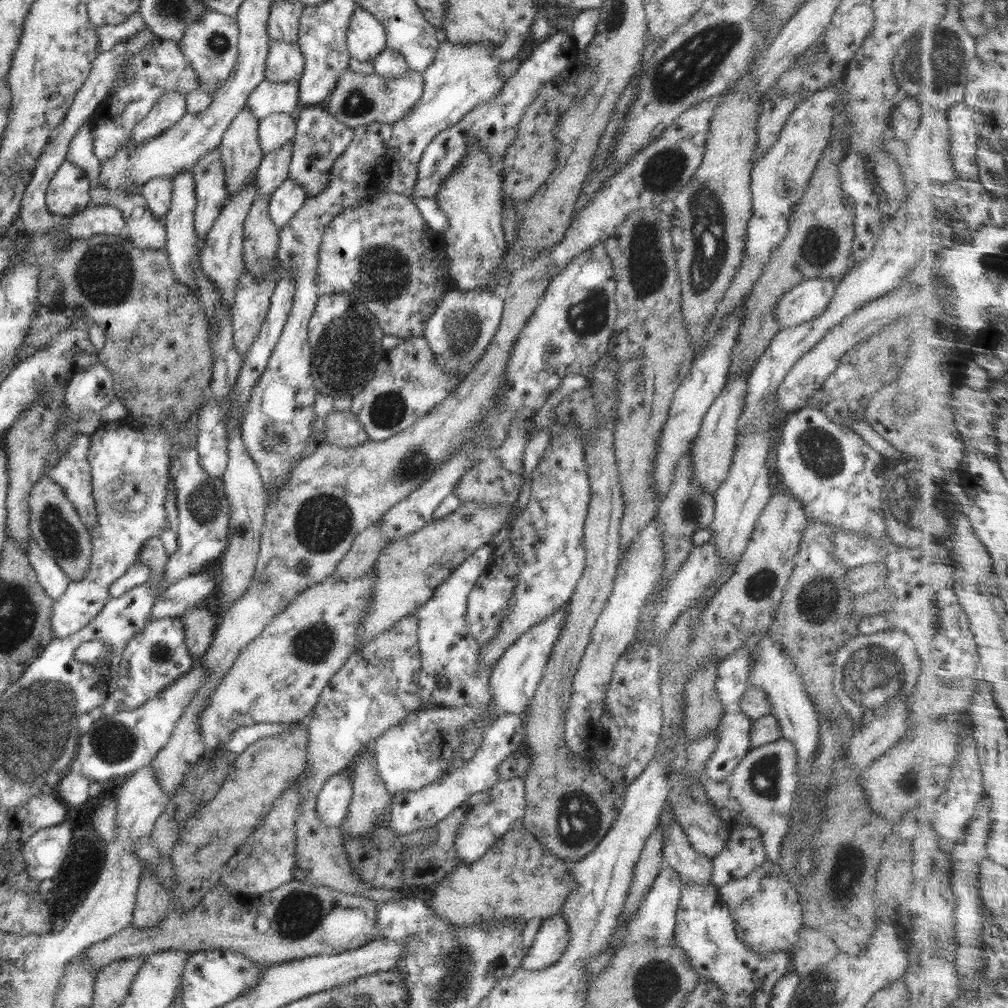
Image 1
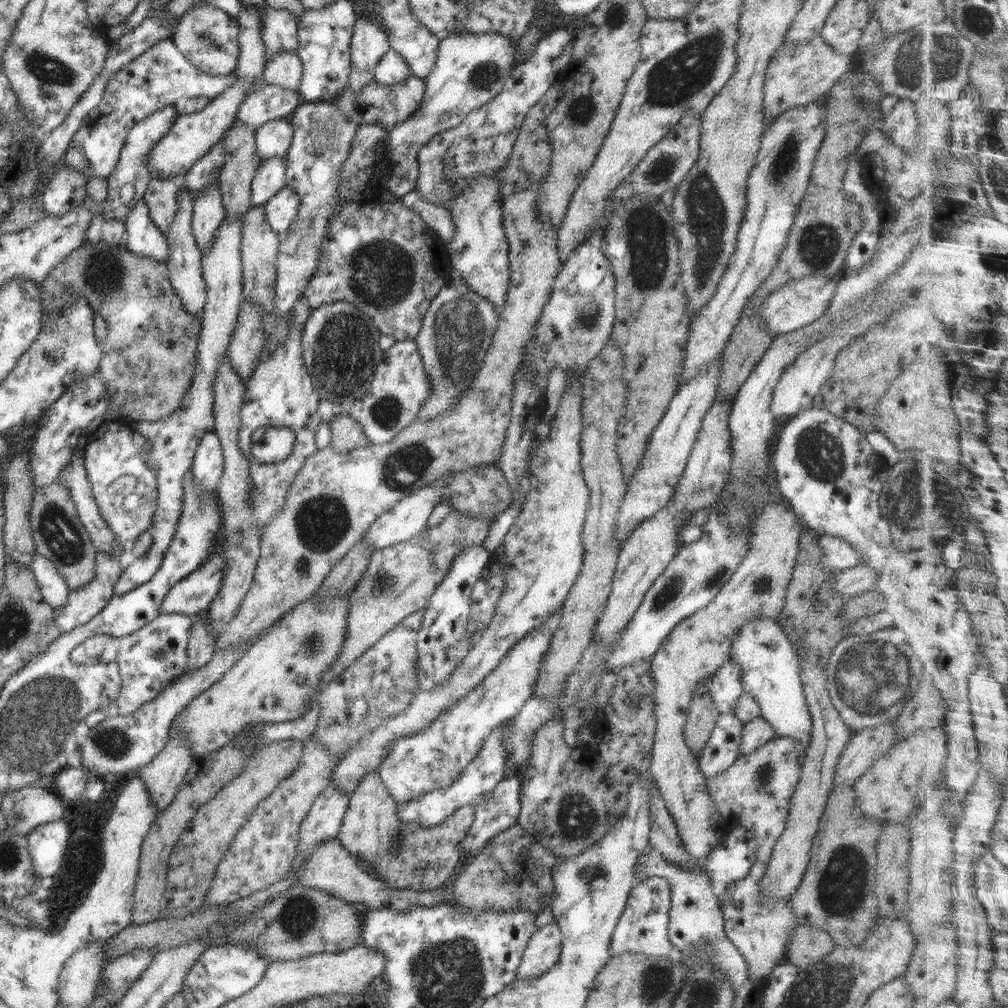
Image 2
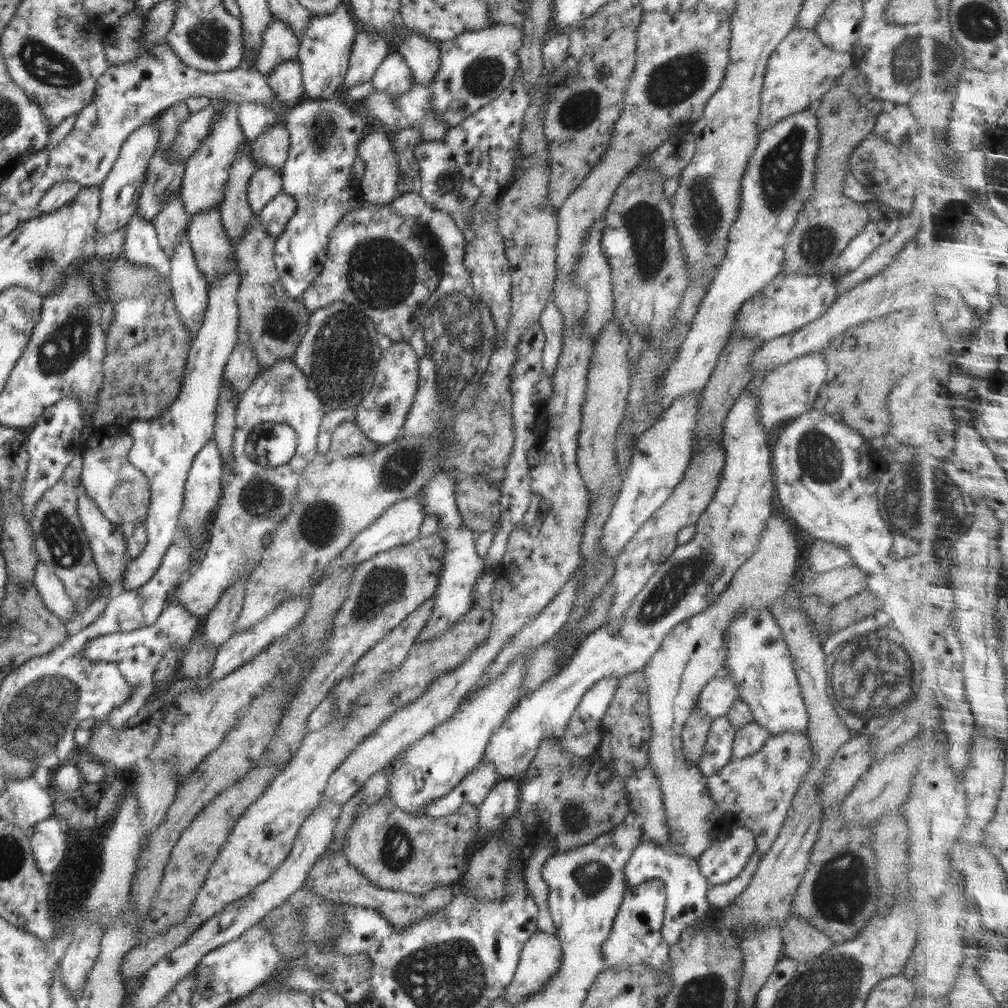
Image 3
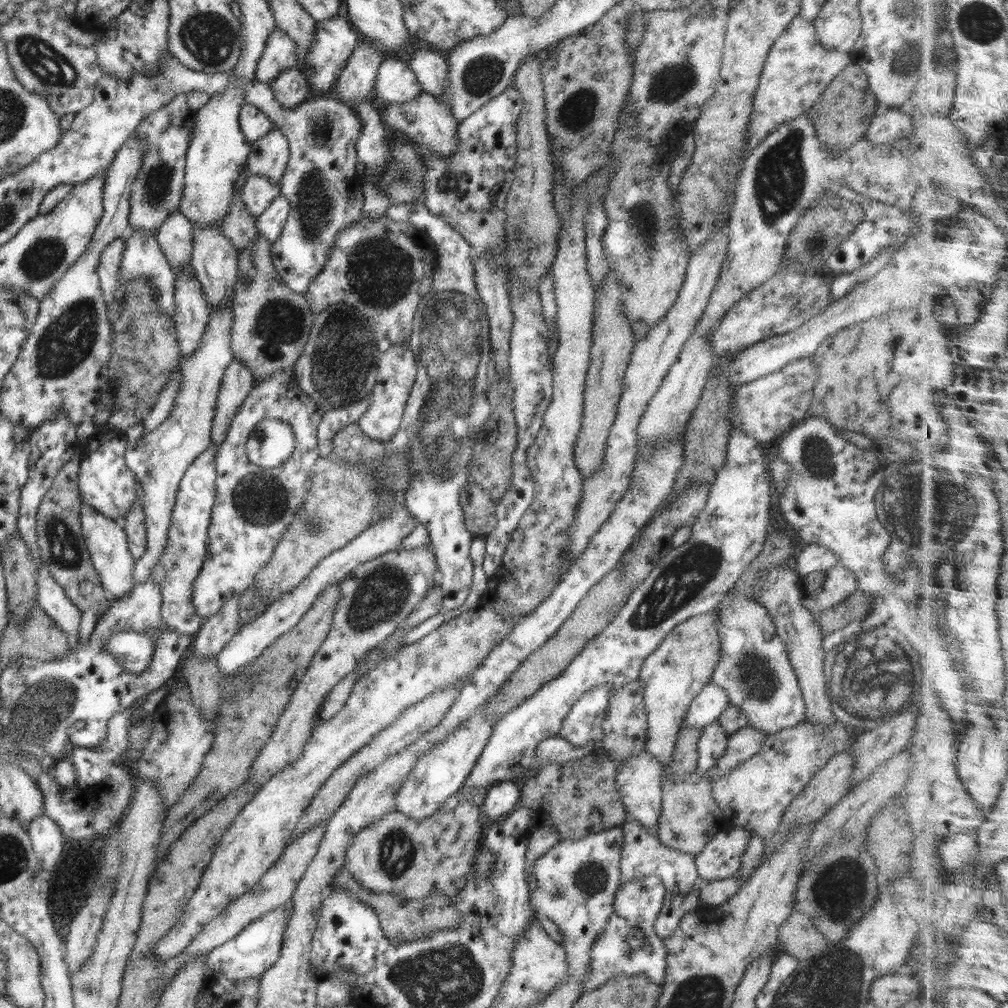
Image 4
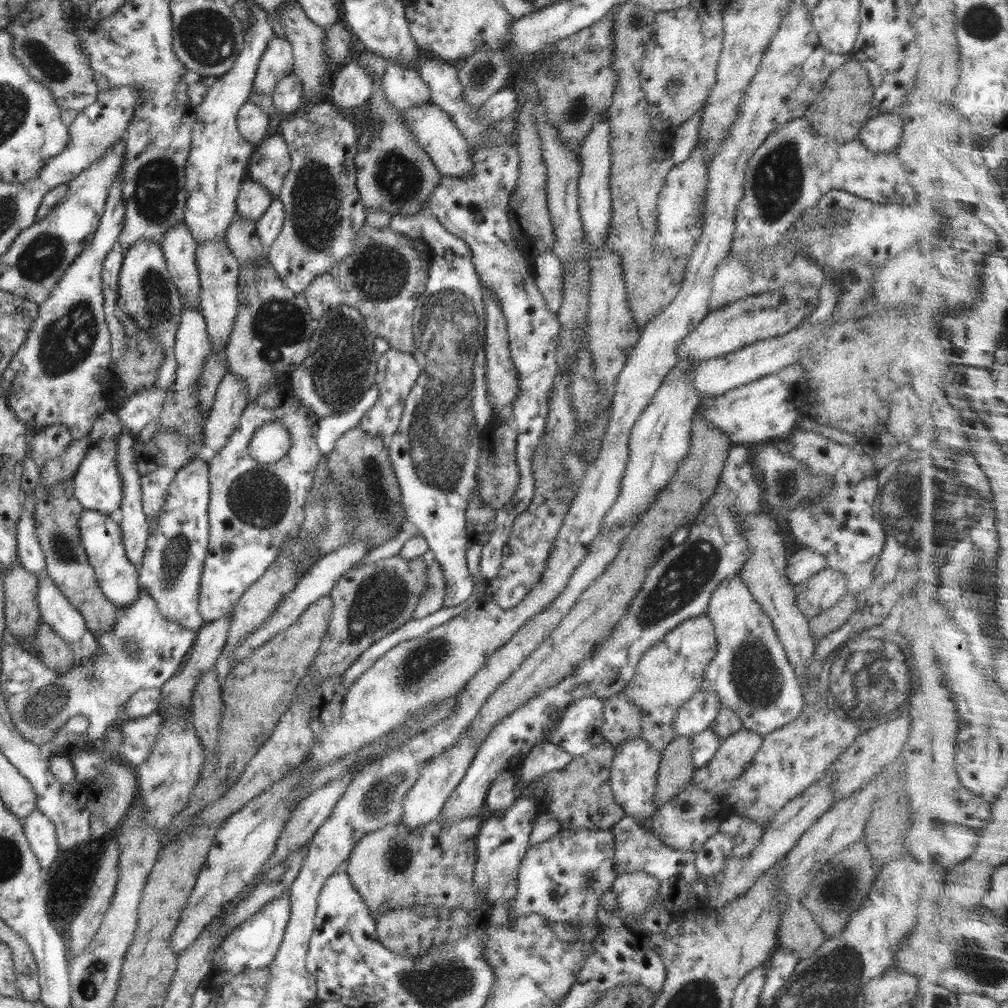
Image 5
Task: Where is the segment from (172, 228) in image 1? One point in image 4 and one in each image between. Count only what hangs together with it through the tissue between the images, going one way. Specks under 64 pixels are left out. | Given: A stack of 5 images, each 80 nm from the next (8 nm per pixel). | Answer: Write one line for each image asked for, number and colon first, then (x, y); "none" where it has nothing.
2: (184, 260)
3: (189, 288)
4: (192, 312)

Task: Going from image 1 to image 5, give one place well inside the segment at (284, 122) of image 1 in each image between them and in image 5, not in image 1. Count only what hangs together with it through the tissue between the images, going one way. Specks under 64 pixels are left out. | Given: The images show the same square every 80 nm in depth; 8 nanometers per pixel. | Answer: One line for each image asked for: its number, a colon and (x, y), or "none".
2: (272, 139)
3: (271, 149)
4: (270, 153)
5: (269, 163)

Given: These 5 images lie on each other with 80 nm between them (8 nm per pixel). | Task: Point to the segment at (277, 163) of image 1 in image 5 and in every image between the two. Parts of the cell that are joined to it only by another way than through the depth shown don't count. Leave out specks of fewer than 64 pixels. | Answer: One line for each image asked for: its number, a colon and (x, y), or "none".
2: (270, 177)
3: (265, 183)
4: (258, 192)
5: (253, 200)

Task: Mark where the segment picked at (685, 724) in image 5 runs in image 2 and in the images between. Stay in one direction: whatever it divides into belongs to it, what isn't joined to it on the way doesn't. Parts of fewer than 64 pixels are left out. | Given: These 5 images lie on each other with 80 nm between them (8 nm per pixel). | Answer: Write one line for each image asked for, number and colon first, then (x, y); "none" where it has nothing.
2: (725, 687)
3: (716, 698)
4: (708, 705)

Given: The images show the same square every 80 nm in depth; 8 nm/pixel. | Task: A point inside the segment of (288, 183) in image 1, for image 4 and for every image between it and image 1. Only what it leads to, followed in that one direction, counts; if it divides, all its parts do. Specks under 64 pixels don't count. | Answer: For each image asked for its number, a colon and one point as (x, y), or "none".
2: (281, 209)
3: (275, 215)
4: (270, 223)

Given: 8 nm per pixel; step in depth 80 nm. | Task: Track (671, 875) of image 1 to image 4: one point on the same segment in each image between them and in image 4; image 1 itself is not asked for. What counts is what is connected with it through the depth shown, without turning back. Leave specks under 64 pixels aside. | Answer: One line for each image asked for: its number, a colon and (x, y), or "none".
2: (643, 926)
3: (635, 938)
4: (628, 945)

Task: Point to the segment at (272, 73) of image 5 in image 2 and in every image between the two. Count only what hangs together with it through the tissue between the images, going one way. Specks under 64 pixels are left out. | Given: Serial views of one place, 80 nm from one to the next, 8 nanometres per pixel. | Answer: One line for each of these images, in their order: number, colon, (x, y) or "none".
2: (279, 32)
3: (279, 43)
4: (279, 54)

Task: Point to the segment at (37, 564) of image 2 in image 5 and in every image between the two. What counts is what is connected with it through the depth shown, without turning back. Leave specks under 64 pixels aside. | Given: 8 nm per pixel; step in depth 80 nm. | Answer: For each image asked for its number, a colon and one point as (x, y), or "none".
3: (56, 600)
4: (51, 597)
5: (62, 617)

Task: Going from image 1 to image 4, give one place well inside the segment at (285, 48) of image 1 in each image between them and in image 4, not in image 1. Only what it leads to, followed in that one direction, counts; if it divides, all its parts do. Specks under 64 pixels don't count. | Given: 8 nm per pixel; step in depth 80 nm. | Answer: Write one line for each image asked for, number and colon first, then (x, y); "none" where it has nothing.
2: (285, 69)
3: (286, 81)
4: (291, 88)

